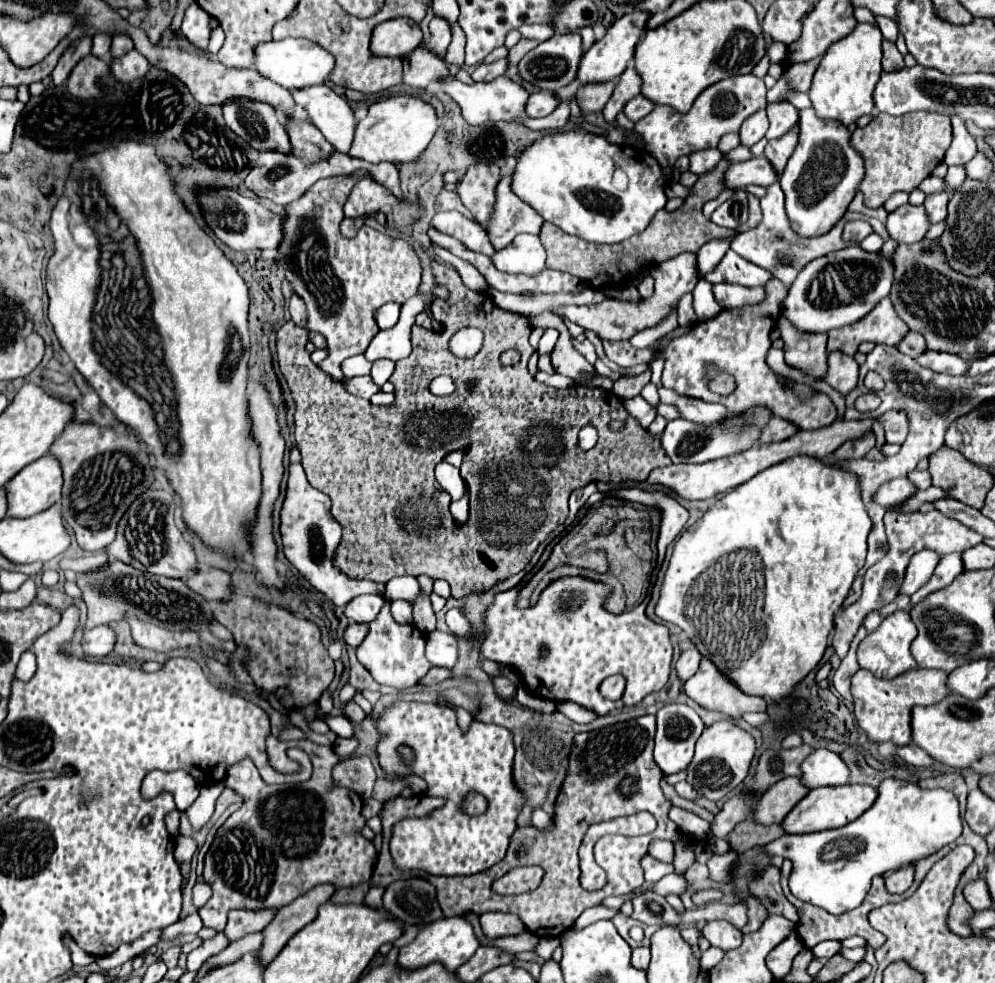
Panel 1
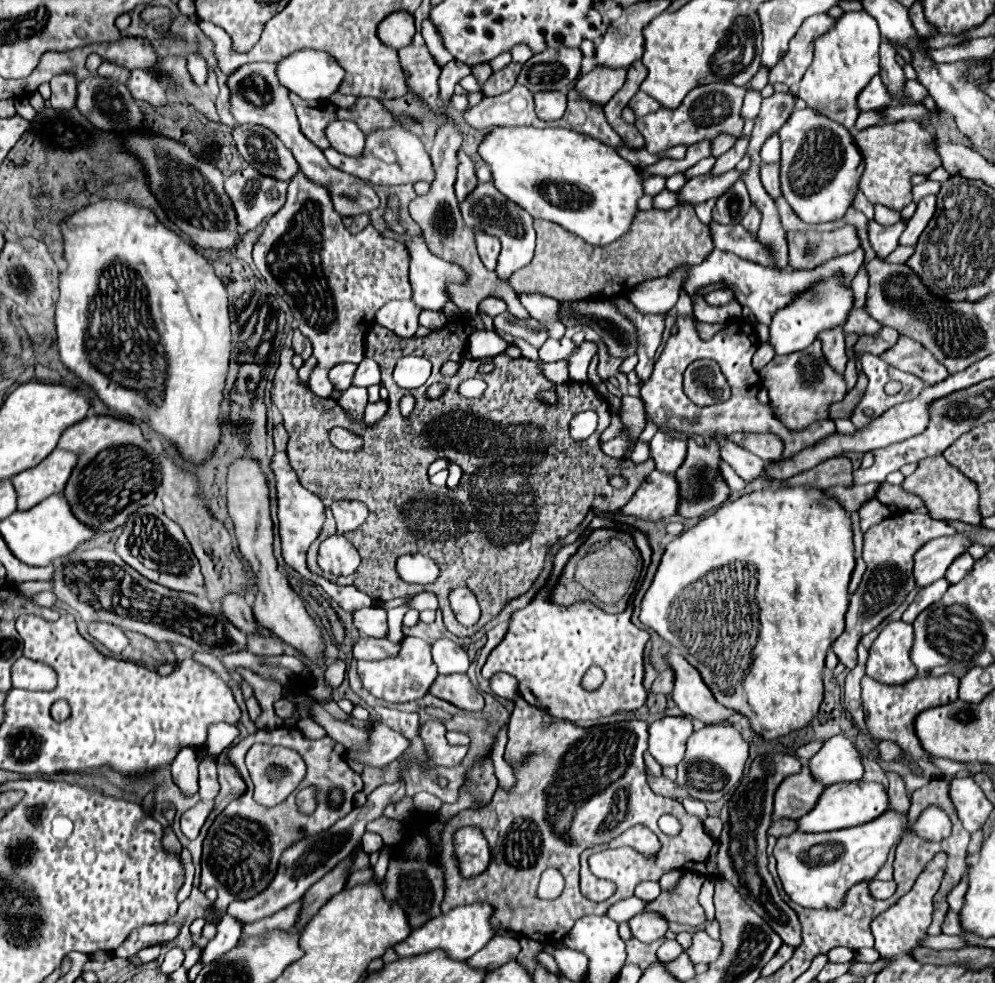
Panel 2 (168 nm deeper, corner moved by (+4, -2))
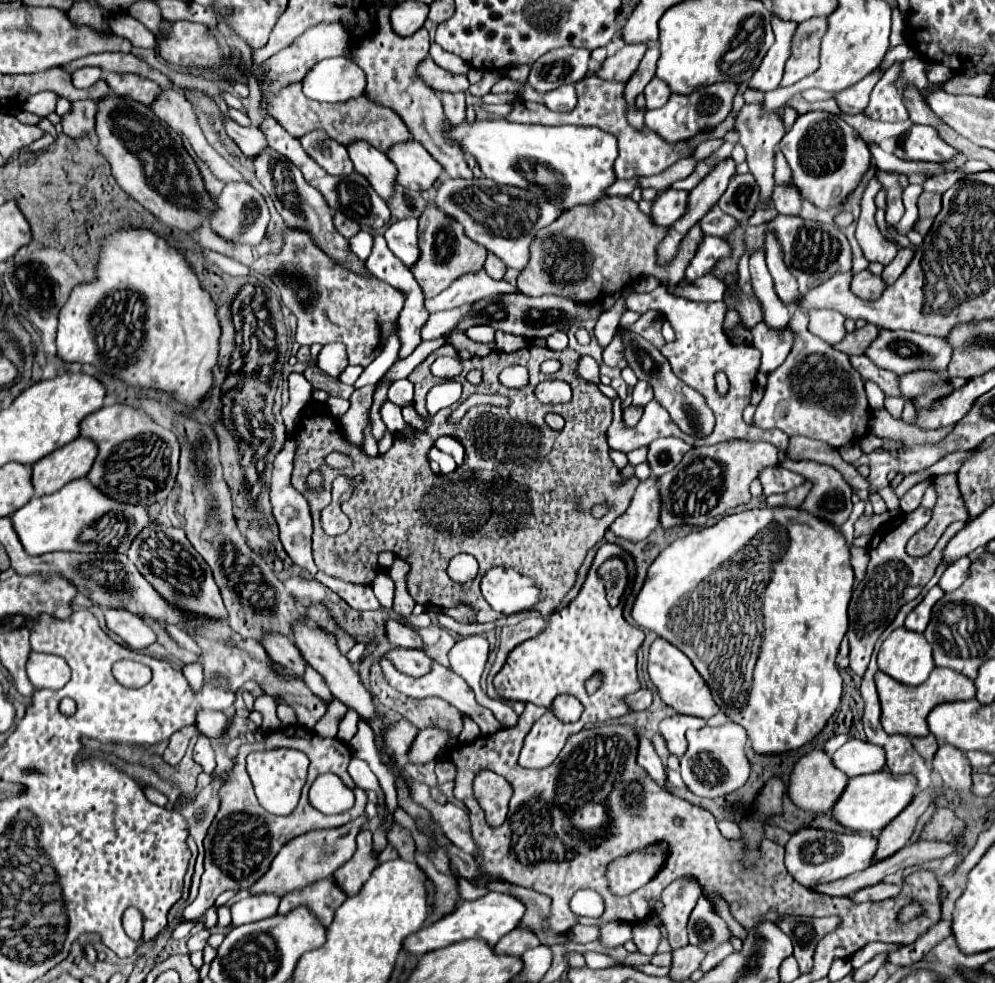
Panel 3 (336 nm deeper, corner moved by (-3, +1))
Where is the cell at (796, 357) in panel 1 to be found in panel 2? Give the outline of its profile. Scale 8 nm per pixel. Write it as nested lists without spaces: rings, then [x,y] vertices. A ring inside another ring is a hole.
[[[815,340],[809,348],[785,354],[785,356],[775,356],[761,372],[761,382],[769,390],[769,400],[789,430],[803,430],[811,422],[827,418],[827,408],[829,404],[843,400],[845,396],[845,382],[843,376],[835,374],[821,352],[821,340]]]

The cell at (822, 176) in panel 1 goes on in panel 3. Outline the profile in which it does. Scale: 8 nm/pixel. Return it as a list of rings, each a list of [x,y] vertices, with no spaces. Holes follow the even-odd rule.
[[[824,111],[800,115],[792,129],[782,137],[780,149],[792,167],[792,177],[796,179],[802,197],[820,209],[840,207],[872,163],[864,139],[860,139],[860,135],[856,135],[856,131],[852,131],[838,115]]]

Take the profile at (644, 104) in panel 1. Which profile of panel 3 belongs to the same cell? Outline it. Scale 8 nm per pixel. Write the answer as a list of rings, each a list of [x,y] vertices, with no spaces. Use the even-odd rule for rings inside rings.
[[[654,77],[654,79],[646,85],[646,89],[644,89],[646,109],[658,109],[658,107],[662,107],[662,105],[668,101],[670,93],[672,93],[672,91],[670,91],[670,87],[666,85],[666,81]]]

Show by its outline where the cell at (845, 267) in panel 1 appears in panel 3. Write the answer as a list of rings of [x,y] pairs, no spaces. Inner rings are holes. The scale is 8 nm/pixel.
[[[758,323],[756,327],[752,327],[752,335],[754,335],[754,347],[758,347],[762,351],[758,373],[770,375],[776,367],[780,367],[784,363],[788,351],[792,349],[794,335],[788,327],[780,335],[780,333],[768,329],[764,323]]]

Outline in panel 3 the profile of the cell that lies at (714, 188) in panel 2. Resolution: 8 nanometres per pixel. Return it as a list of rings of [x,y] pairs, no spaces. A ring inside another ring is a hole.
[[[668,189],[666,193],[660,193],[654,199],[654,205],[650,211],[652,223],[656,223],[660,227],[670,227],[684,213],[686,201],[688,201],[688,191]]]

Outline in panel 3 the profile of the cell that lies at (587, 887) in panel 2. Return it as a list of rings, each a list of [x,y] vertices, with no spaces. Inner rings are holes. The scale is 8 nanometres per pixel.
[[[664,843],[646,847],[644,851],[624,856],[624,859],[615,859],[607,866],[606,877],[610,881],[610,889],[616,895],[628,895],[638,887],[646,885],[656,869],[666,859]]]

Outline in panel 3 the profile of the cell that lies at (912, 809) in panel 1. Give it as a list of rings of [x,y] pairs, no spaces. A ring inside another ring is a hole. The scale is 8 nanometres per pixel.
[[[804,827],[796,831],[786,845],[786,869],[804,887],[814,887],[820,883],[830,883],[840,877],[852,875],[872,865],[872,855],[876,851],[876,837],[872,835],[844,835],[814,827]]]

